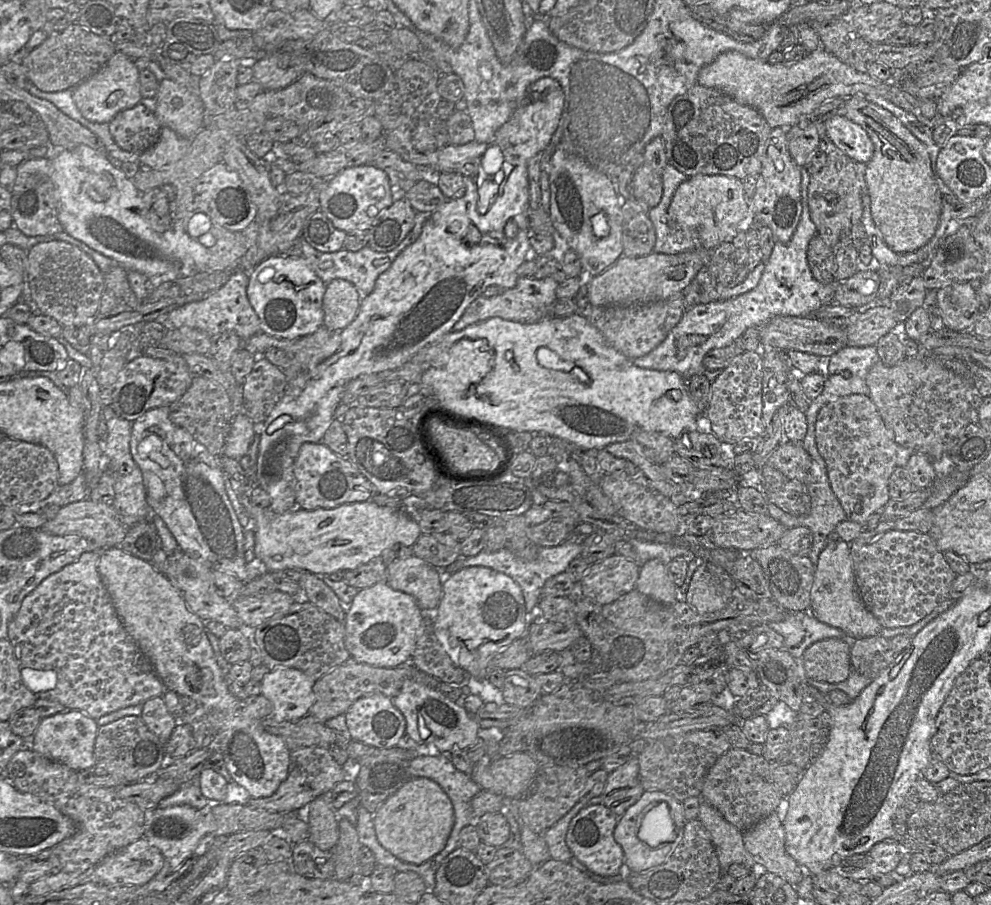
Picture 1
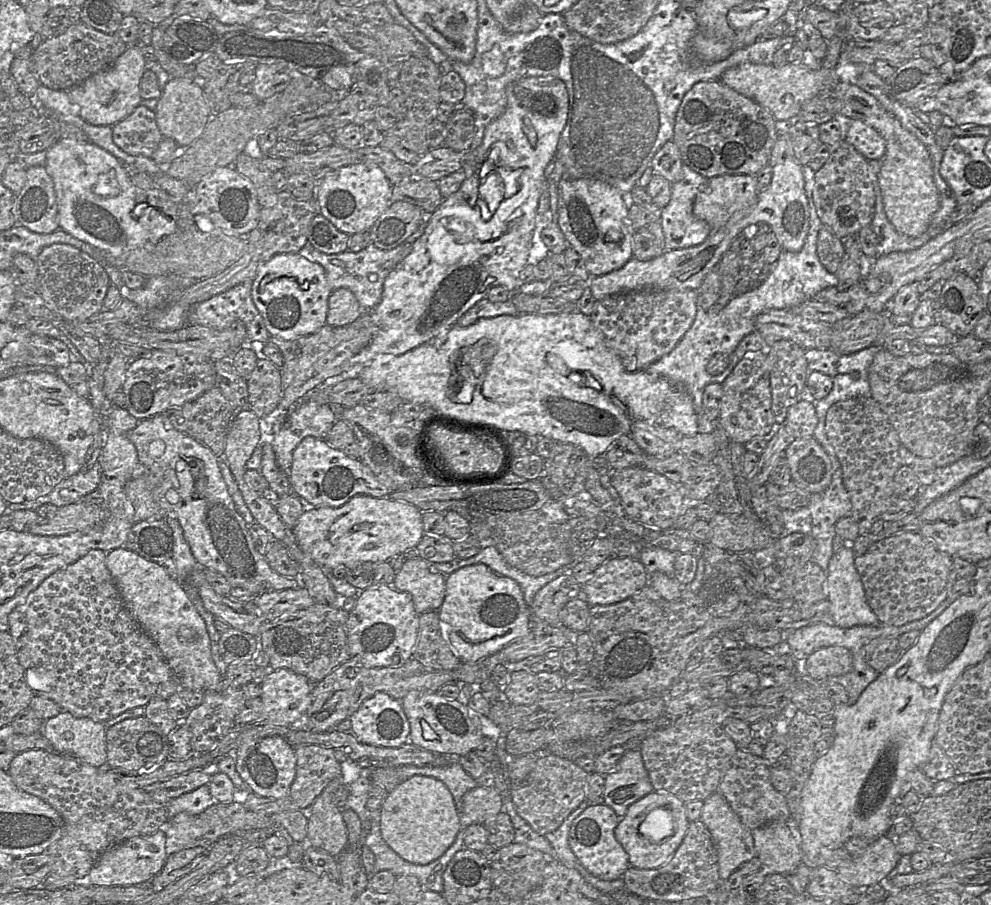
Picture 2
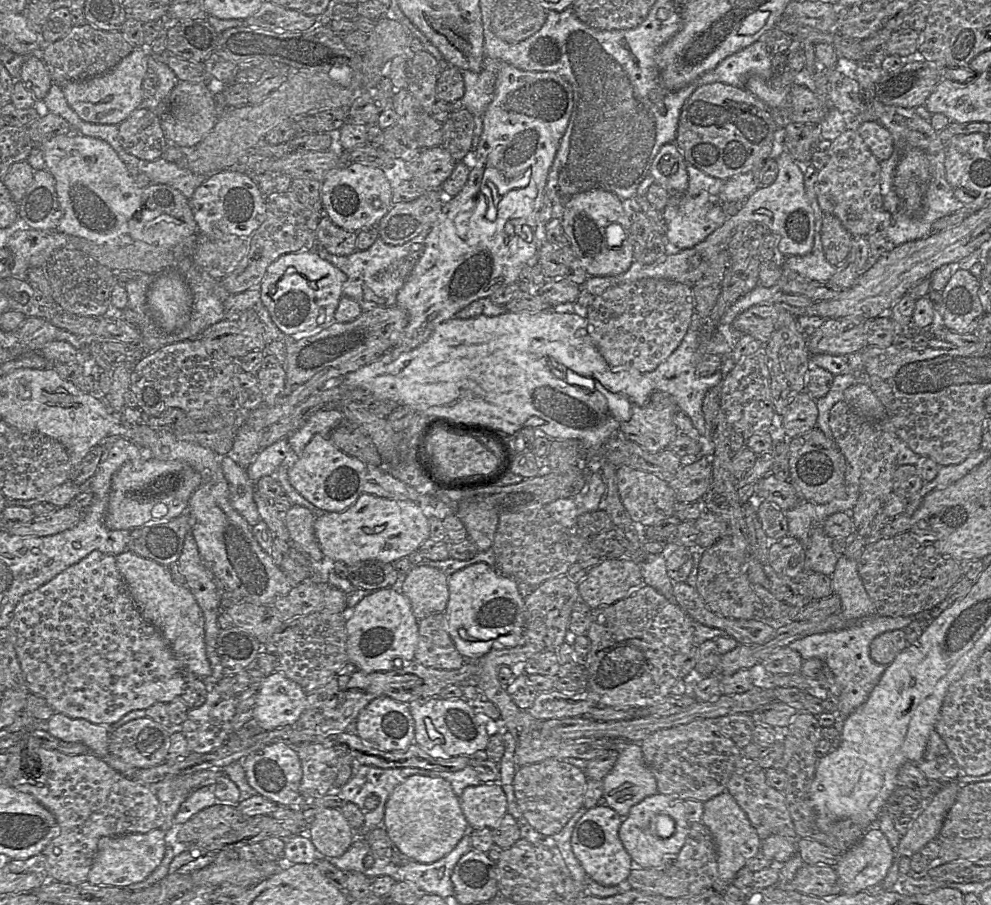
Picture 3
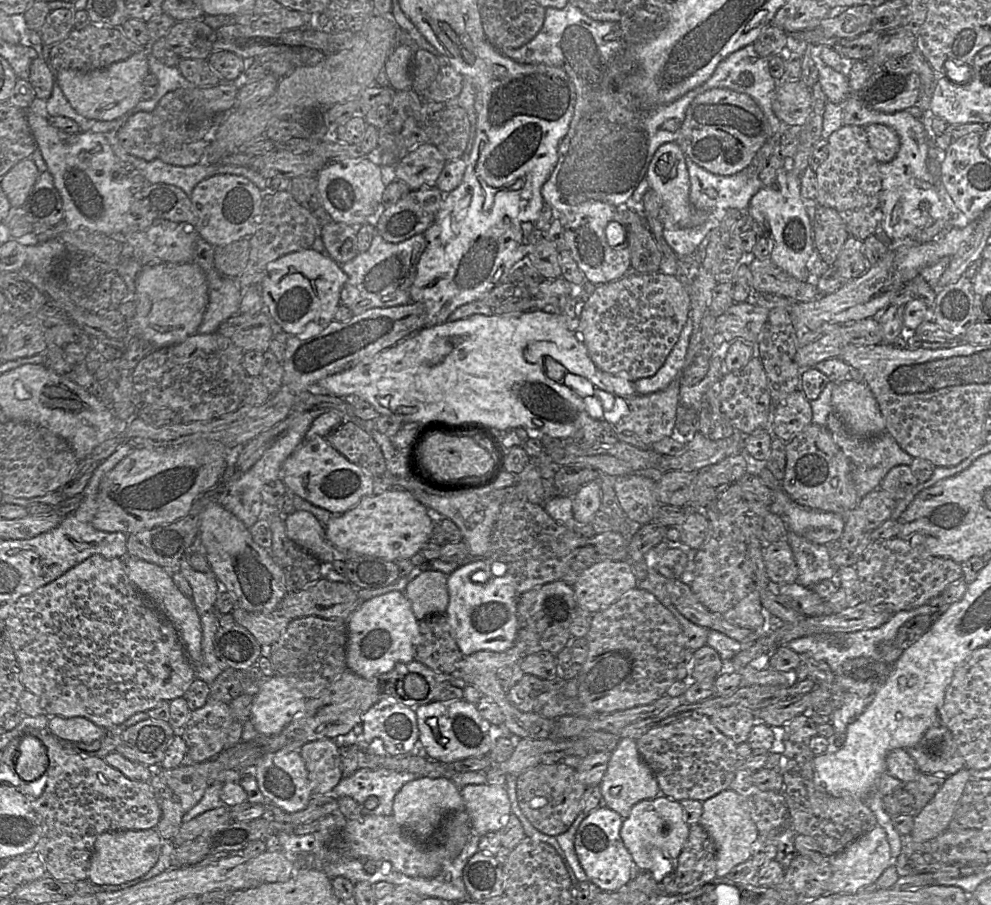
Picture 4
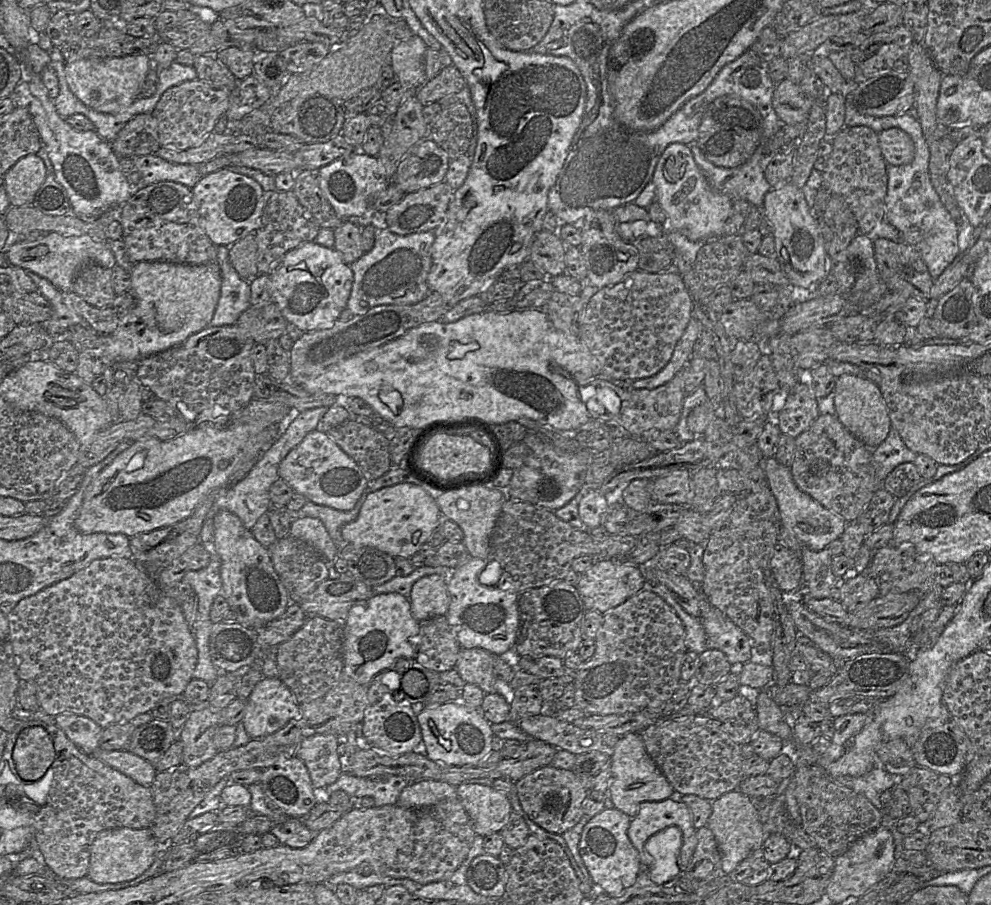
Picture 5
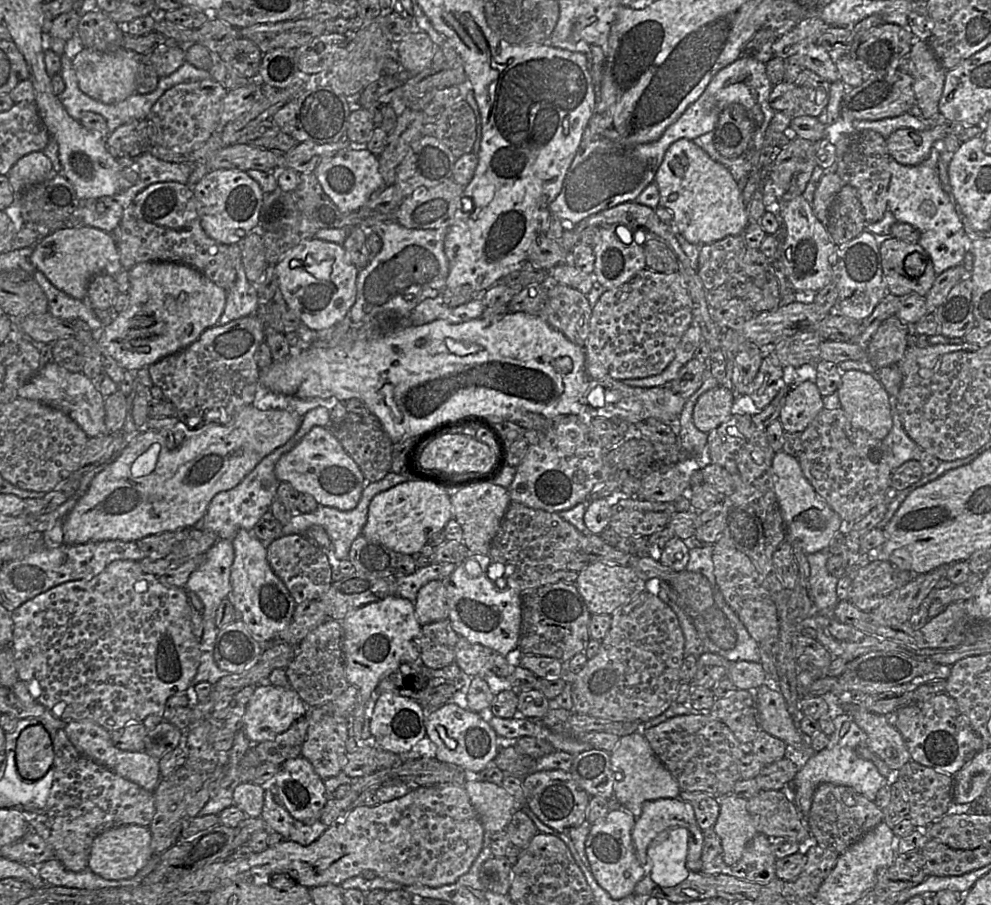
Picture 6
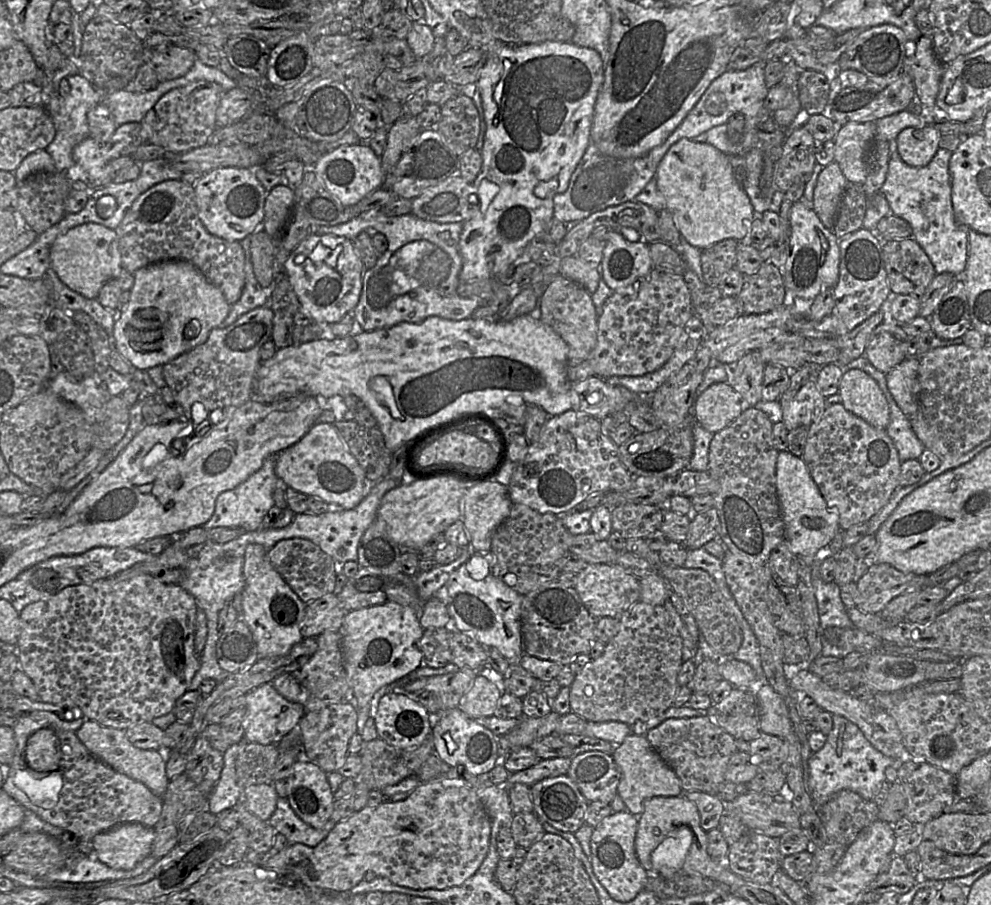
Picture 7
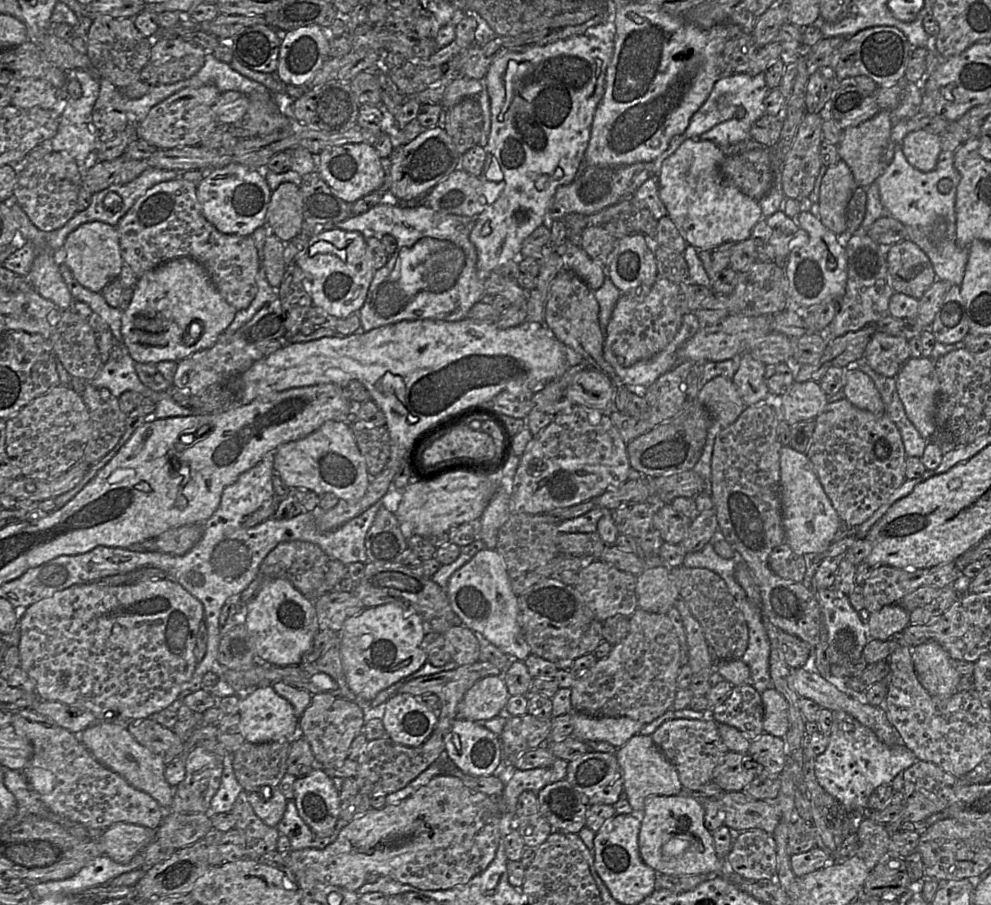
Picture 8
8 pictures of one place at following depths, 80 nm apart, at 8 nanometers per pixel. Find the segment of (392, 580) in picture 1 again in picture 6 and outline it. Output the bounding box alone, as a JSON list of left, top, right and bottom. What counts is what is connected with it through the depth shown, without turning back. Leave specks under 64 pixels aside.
[414,580,449,624]

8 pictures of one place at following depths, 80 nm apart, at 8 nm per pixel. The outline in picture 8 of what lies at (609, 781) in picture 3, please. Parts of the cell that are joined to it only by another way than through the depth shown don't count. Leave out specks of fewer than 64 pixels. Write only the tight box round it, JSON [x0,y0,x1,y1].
[615,735,683,811]

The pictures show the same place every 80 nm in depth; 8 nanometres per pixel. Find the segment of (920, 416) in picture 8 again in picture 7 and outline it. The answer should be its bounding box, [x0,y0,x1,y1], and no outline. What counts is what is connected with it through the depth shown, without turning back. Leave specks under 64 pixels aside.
[886,357,919,417]

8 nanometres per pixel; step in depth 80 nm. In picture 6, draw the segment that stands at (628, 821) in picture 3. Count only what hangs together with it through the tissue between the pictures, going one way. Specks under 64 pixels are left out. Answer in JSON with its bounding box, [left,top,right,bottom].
[631,798,704,887]

